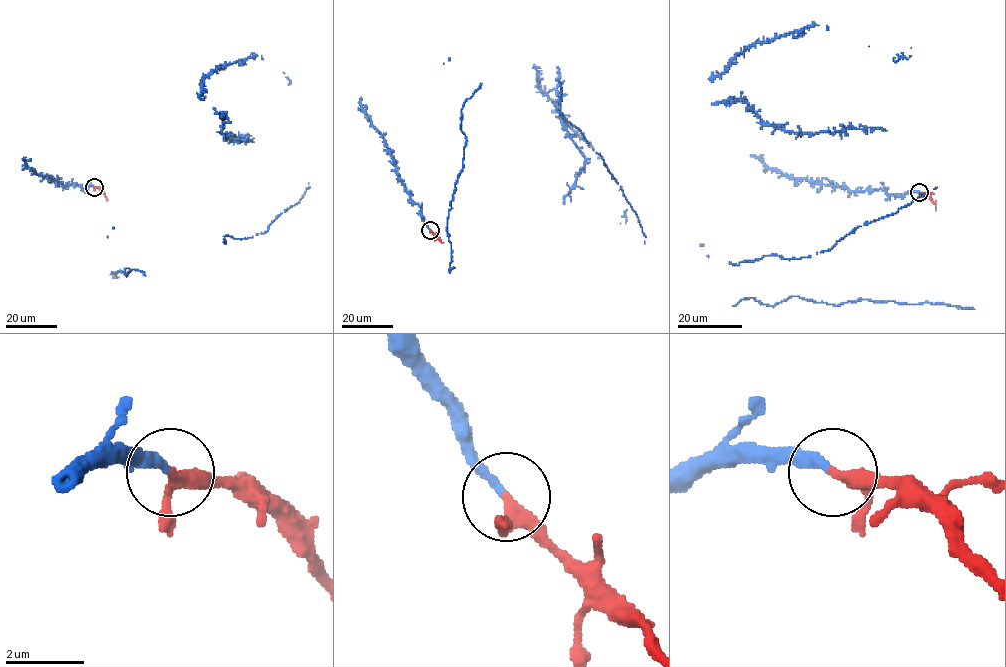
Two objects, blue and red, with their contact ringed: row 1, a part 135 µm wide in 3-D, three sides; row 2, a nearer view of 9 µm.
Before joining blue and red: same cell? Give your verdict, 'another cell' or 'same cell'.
same cell

